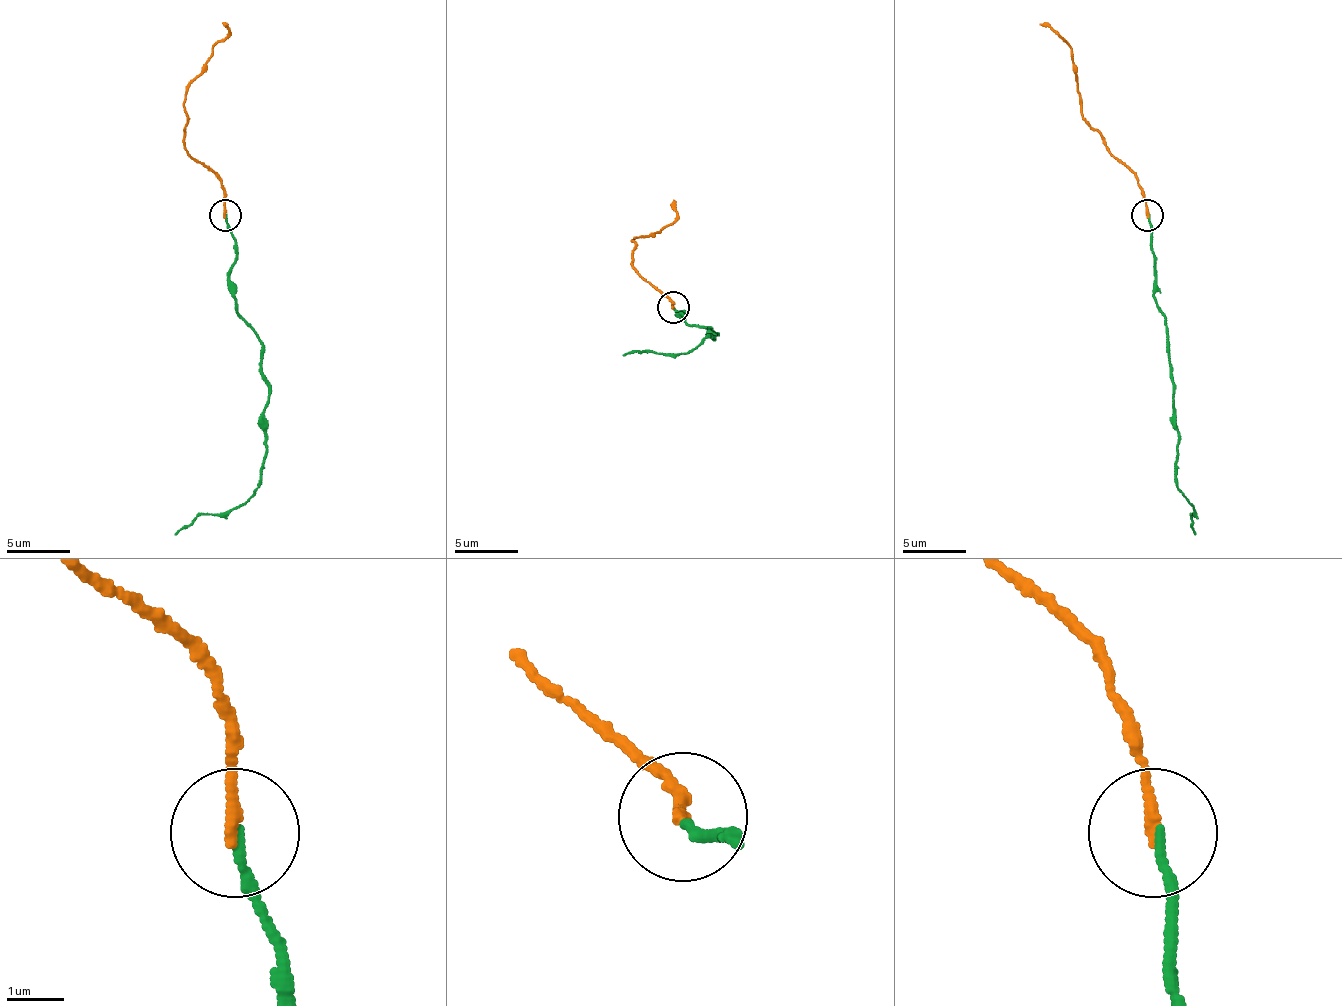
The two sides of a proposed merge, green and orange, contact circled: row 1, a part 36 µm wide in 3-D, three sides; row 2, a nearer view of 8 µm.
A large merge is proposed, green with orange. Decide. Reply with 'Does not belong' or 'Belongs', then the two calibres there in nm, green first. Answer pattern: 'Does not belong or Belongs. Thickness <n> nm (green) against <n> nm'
Belongs. Thickness 160 nm (green) against 200 nm

